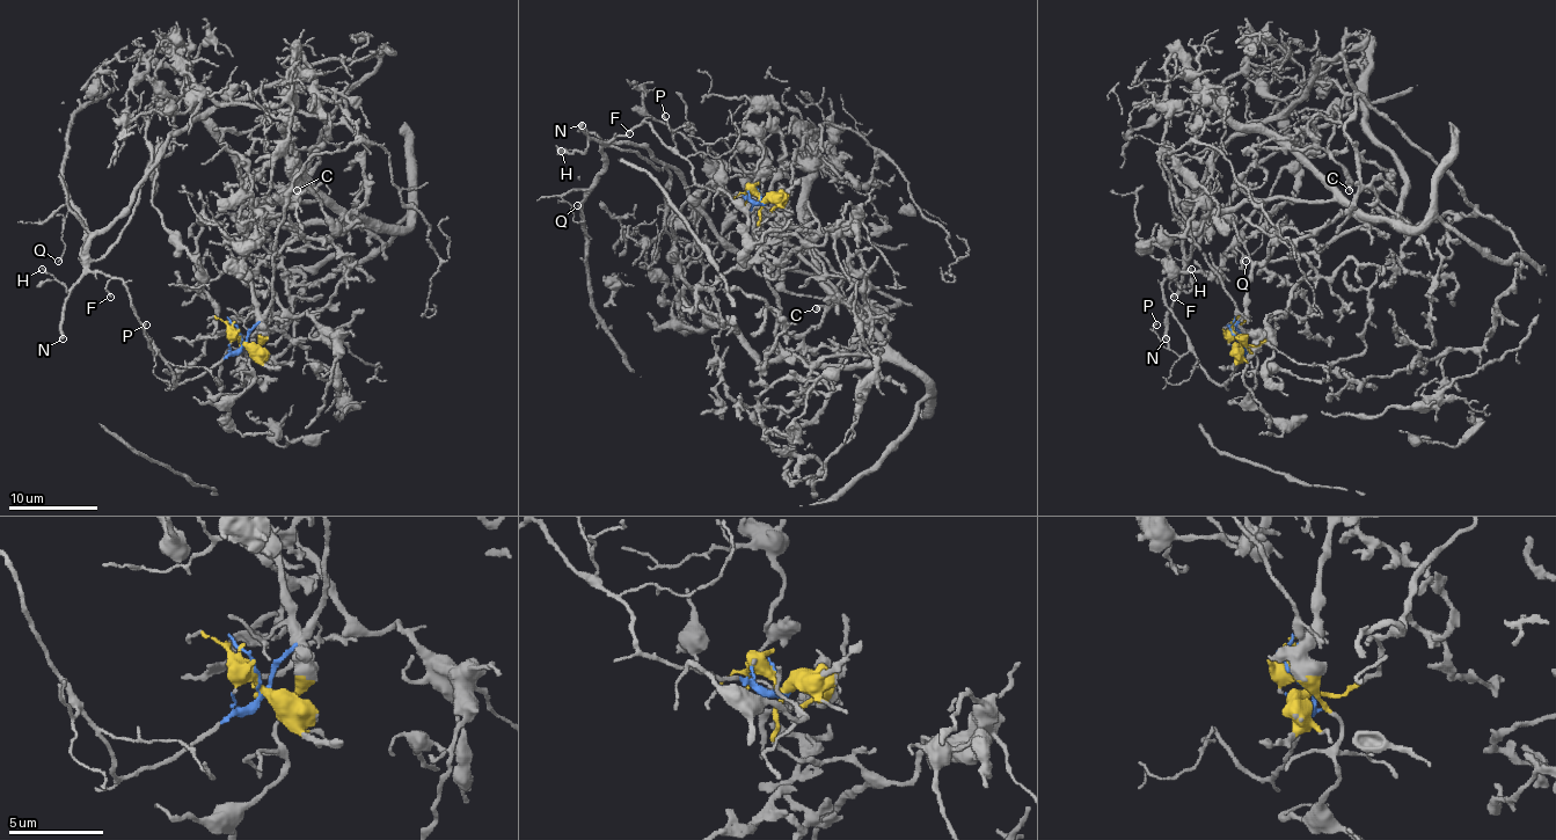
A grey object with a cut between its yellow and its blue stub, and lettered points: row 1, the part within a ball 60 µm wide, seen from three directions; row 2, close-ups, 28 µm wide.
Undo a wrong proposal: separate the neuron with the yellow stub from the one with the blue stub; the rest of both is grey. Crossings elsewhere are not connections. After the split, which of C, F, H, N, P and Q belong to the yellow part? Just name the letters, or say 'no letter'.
no letter

